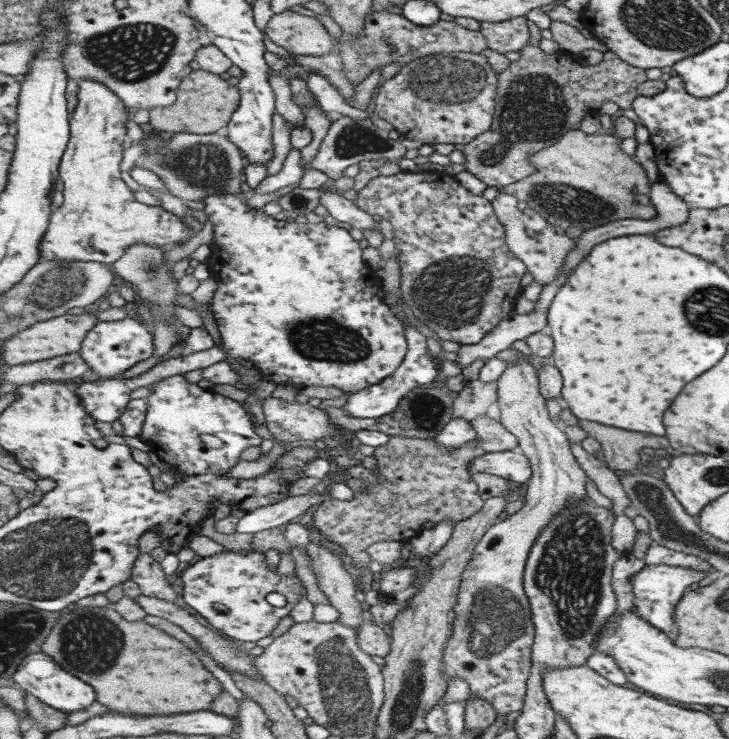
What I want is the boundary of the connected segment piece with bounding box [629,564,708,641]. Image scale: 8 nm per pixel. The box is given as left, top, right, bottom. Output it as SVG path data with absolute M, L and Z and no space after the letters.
M645 564L637 573L629 577L633 595L633 611L641 618L649 621L649 624L652 624L653 627L661 629L670 640L675 641L677 626L674 612L677 601L681 599L681 596L684 596L689 584L695 584L695 582L703 580L707 575L707 573L695 571L691 567L651 566Z

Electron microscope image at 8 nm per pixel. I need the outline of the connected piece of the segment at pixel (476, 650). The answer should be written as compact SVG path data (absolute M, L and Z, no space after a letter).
M517 360L512 365L509 364L509 366L507 366L507 370L503 372L498 381L499 390L497 390L497 392L499 393L499 398L497 400L497 404L500 410L500 422L518 439L519 450L521 450L521 452L531 462L533 476L531 477L531 480L528 480L526 483L527 494L525 496L526 501L523 508L515 514L507 516L506 519L503 519L493 525L485 533L484 539L477 544L476 554L473 555L473 560L472 563L469 564L468 570L464 572L464 583L461 584L461 592L460 595L457 596L459 597L459 600L457 600L456 606L456 623L455 626L453 626L454 631L452 640L449 641L449 647L444 653L444 662L447 666L446 680L451 679L451 677L460 677L463 678L469 685L468 700L470 700L470 698L474 698L474 696L480 696L480 698L484 698L484 700L491 702L493 707L496 708L498 714L506 713L507 715L510 712L518 710L523 711L526 697L529 692L529 678L532 676L532 649L535 645L537 631L532 617L532 604L529 602L528 593L524 587L524 572L526 571L529 555L532 554L532 548L533 546L536 546L537 540L541 538L541 531L545 530L545 527L549 526L549 523L553 522L553 517L555 517L559 511L563 511L563 508L565 507L571 507L571 503L575 503L577 499L587 499L587 482L589 482L591 478L589 478L589 475L585 472L585 470L583 470L583 468L581 468L581 464L579 464L577 457L573 454L570 442L567 440L567 434L563 431L563 426L560 423L553 422L553 418L551 418L551 414L549 414L549 410L547 410L547 404L545 401L546 398L544 397L544 393L540 390L539 370L535 368L535 366L532 366L531 362L528 363L527 360Z

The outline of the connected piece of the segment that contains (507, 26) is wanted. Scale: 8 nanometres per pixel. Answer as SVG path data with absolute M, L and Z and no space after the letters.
M524 16L503 22L481 22L481 31L483 31L485 38L488 40L488 46L501 54L523 50L531 38L528 20Z

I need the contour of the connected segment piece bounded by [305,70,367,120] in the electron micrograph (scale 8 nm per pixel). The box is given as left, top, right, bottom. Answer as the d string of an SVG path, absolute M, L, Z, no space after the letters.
M308 70L307 74L308 80L305 82L307 90L314 96L318 105L320 105L323 110L326 112L336 111L342 116L353 118L353 120L363 120L367 118L365 110L349 106L337 90L321 75Z

